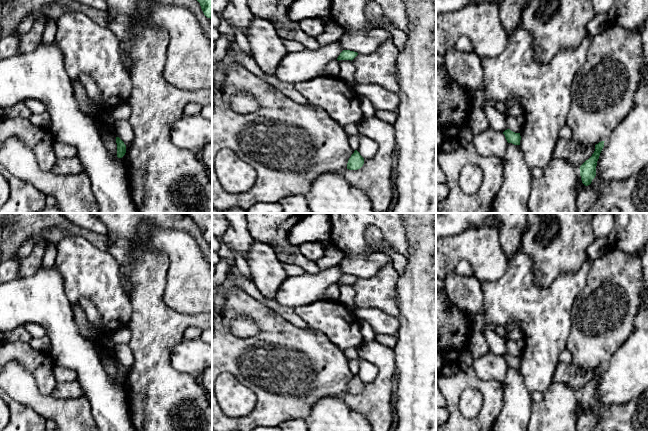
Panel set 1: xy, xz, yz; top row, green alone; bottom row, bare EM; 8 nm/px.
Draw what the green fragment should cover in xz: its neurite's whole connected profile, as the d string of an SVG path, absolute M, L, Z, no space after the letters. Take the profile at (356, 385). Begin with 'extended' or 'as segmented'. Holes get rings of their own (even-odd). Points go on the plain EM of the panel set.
as segmented; M355 374L354 377L348 384L347 393L349 394L358 394L364 388L364 382L360 379L360 377Z

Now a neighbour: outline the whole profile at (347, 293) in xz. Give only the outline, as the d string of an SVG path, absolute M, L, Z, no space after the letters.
M339 284L340 299L339 301L346 306L355 306L355 290L351 284Z

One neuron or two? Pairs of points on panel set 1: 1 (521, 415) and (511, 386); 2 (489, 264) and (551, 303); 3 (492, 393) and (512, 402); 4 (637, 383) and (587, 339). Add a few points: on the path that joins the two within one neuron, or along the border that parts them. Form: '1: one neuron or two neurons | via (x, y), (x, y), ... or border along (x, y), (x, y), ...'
1: one neuron | via (517, 408), (515, 393)
2: two neurons | border along (507, 261), (505, 272), (499, 278), (481, 282)
3: two neurons | border along (502, 382), (503, 406), (495, 420)
4: two neurons | border along (625, 341), (604, 364)

